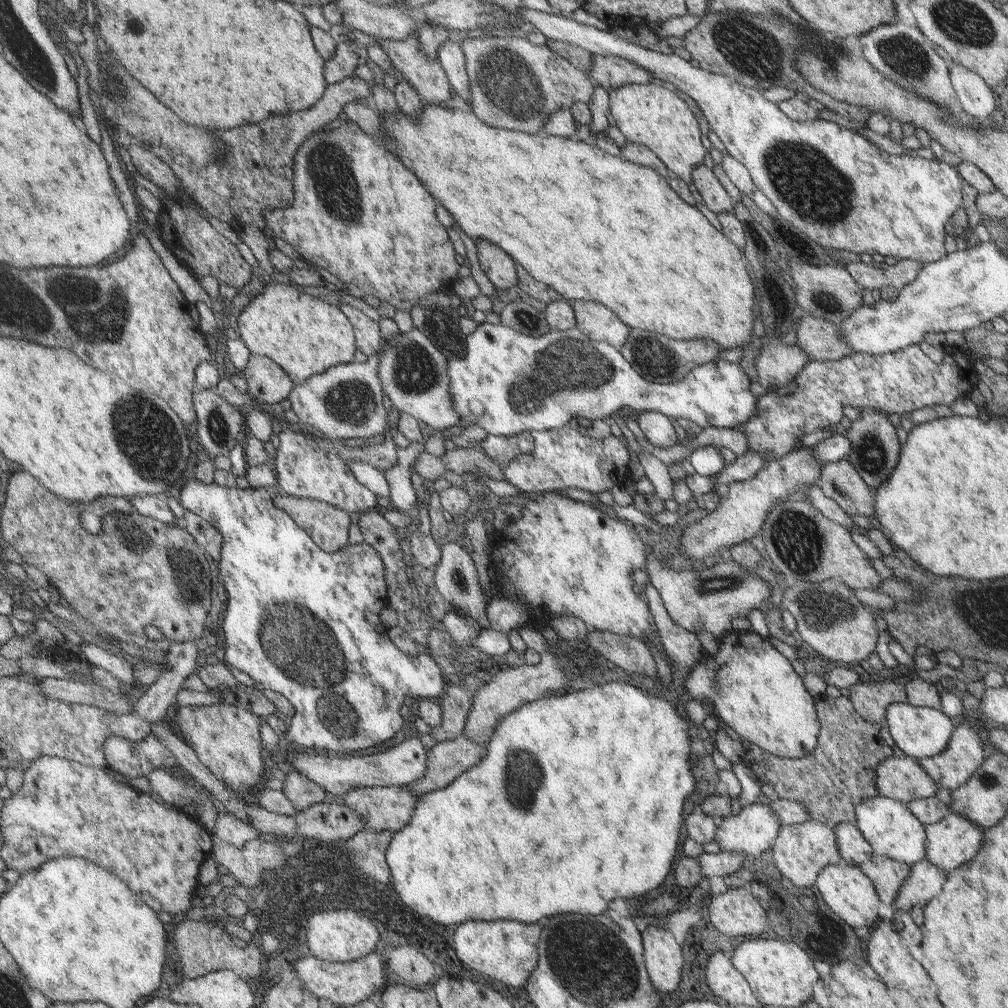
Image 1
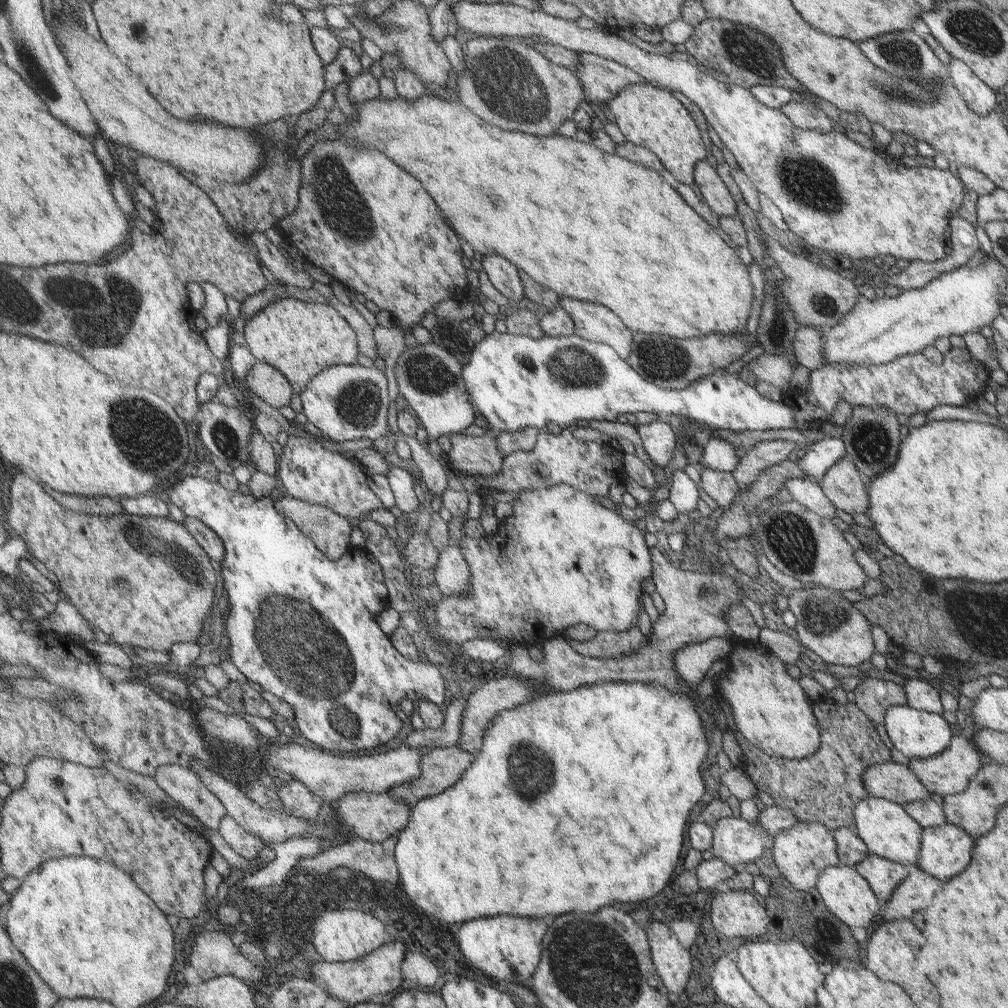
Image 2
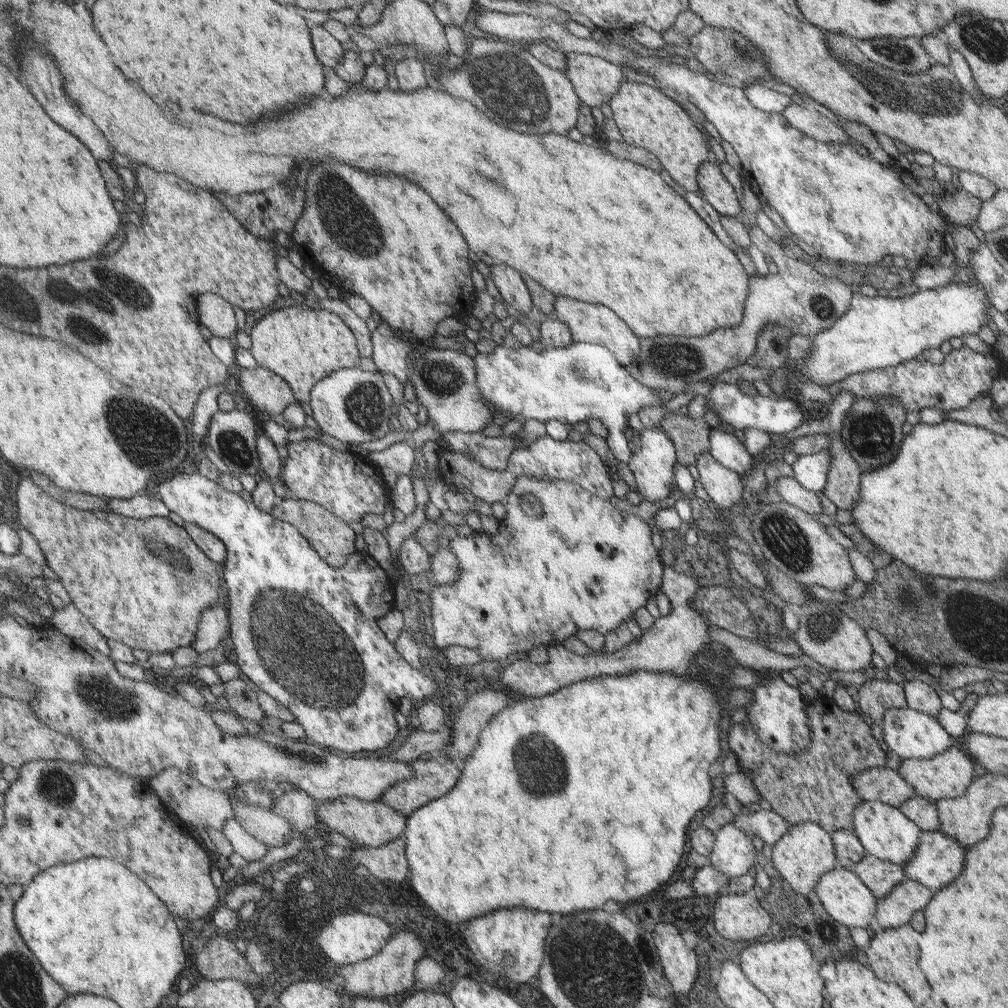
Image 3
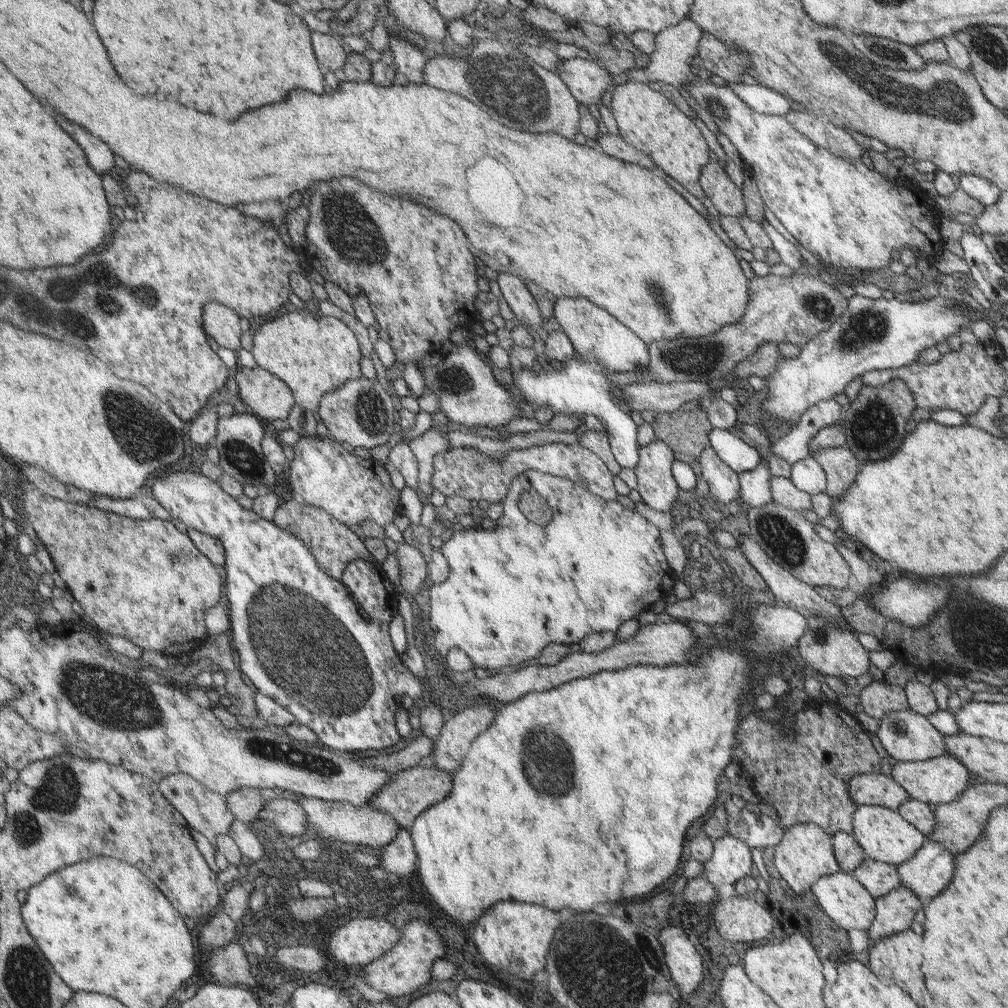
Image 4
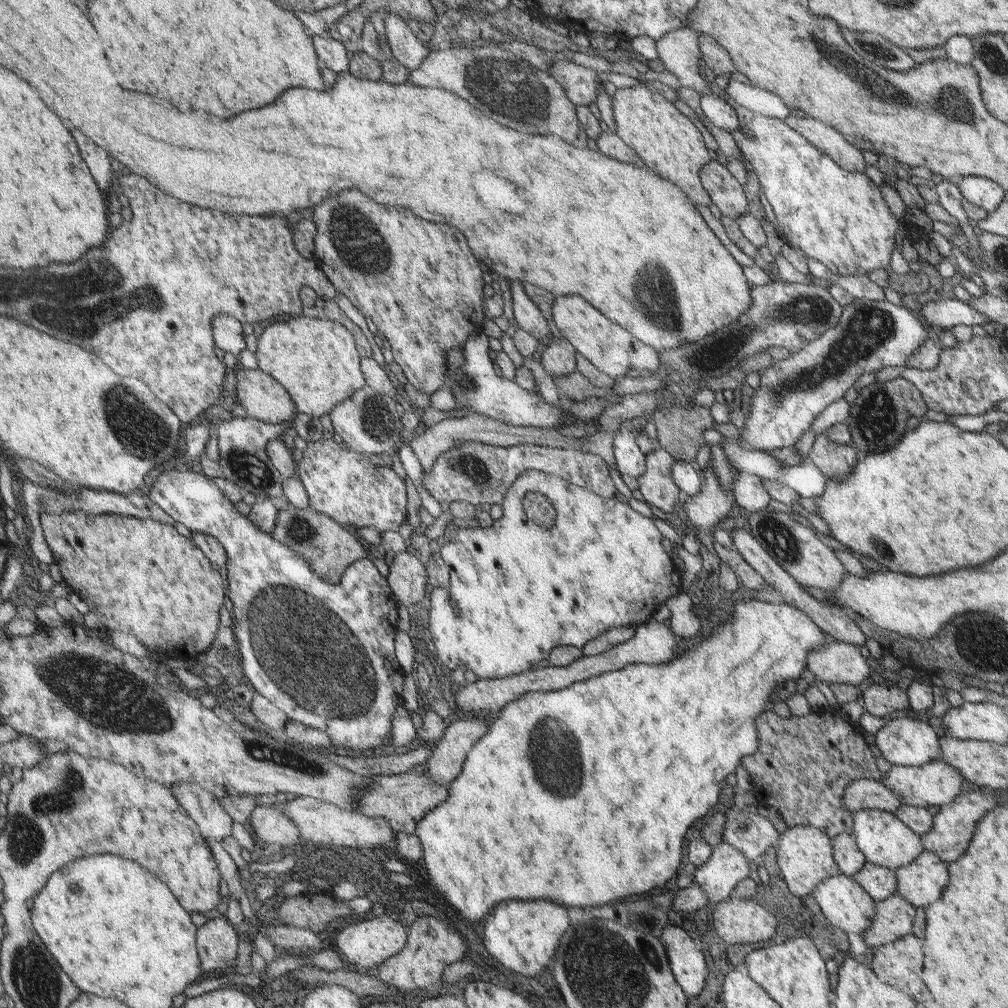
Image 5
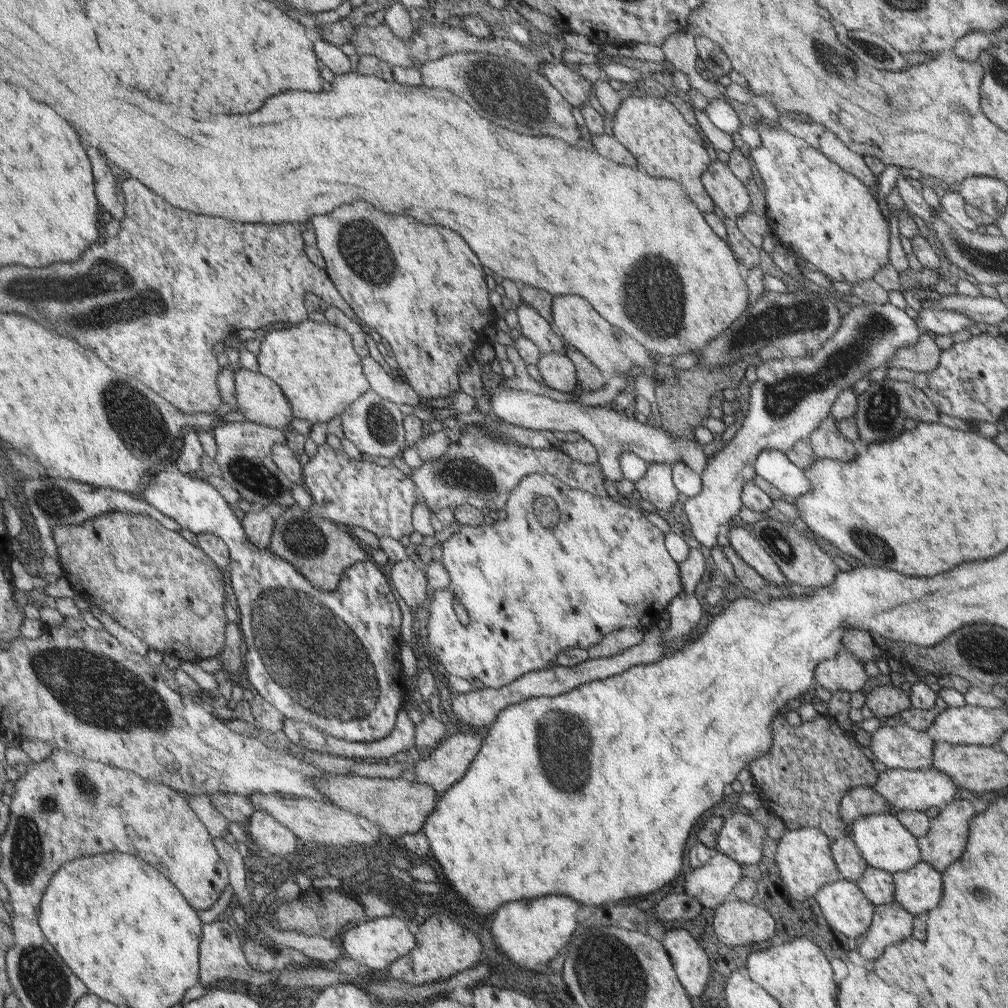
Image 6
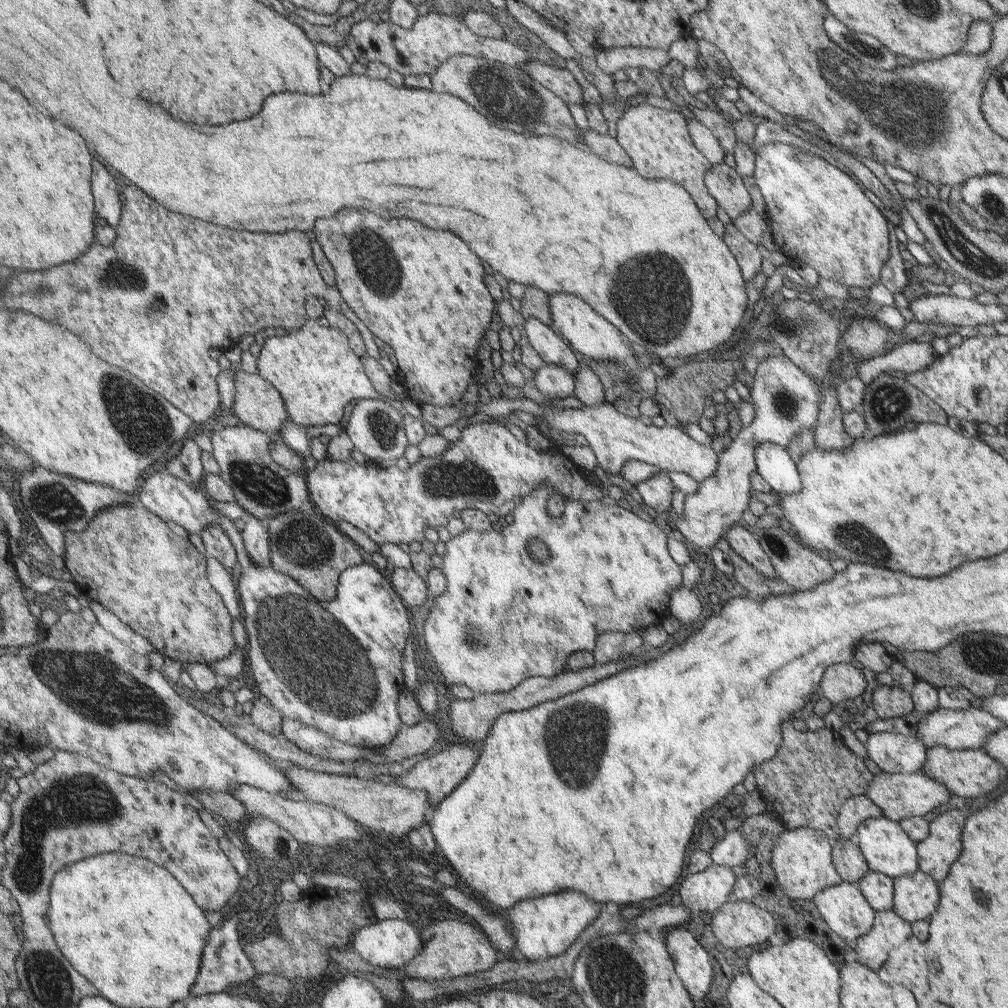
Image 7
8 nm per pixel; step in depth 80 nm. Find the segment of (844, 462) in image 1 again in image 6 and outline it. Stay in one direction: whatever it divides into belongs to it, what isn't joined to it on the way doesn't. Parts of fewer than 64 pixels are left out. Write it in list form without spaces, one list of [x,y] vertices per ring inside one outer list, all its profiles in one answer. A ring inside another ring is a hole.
[[[829,414],[807,438],[812,448],[813,459],[825,457],[836,461],[851,460],[856,454],[853,443],[837,428],[836,420]]]

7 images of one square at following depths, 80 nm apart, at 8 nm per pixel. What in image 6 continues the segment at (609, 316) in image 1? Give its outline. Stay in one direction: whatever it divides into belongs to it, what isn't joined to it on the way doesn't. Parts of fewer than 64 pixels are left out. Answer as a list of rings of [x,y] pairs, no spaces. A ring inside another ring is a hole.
[[[555,295],[552,297],[550,311],[551,321],[564,338],[565,345],[579,351],[606,377],[625,374],[633,366],[647,368],[651,364],[652,360],[647,356],[647,350],[642,344],[639,344],[634,337],[623,334],[621,329],[615,328],[583,298]]]

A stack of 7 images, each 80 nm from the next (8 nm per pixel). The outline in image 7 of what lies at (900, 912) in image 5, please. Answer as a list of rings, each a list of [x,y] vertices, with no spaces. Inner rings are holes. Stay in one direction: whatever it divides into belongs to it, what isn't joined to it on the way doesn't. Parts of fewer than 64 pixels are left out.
[[[893,910],[879,911],[871,930],[854,942],[857,961],[871,970],[878,970],[887,960],[889,950],[905,942],[909,935],[911,935],[909,922],[903,920]]]

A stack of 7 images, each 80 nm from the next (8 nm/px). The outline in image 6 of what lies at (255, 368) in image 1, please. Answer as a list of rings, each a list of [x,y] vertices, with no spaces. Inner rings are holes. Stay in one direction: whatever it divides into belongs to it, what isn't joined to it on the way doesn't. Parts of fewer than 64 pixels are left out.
[[[235,367],[238,409],[245,420],[266,427],[285,430],[294,417],[290,400],[286,393],[271,377],[265,376],[260,370],[251,372],[249,369]]]

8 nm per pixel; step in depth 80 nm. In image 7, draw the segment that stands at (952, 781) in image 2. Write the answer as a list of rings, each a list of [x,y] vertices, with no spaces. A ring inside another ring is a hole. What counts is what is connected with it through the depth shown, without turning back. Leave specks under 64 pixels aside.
[[[917,771],[914,773],[880,773],[875,775],[874,782],[867,789],[866,796],[879,807],[882,815],[899,822],[901,819],[911,817],[922,817],[931,812],[933,808],[946,804],[949,800],[949,790],[945,785],[931,780],[925,773]]]

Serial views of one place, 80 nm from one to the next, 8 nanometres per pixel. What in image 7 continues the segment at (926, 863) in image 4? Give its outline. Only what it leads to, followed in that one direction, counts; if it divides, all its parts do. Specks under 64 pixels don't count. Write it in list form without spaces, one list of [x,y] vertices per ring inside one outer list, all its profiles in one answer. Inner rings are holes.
[[[917,870],[909,876],[895,877],[893,879],[893,912],[897,913],[903,920],[910,923],[916,920],[929,918],[937,904],[940,902],[941,889],[939,884],[926,873]]]

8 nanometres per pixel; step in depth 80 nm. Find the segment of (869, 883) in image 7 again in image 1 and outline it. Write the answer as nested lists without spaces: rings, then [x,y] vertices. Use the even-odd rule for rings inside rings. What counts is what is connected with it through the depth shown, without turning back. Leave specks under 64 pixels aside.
[[[875,854],[867,857],[858,867],[874,886],[881,902],[890,906],[910,874],[910,865]]]

